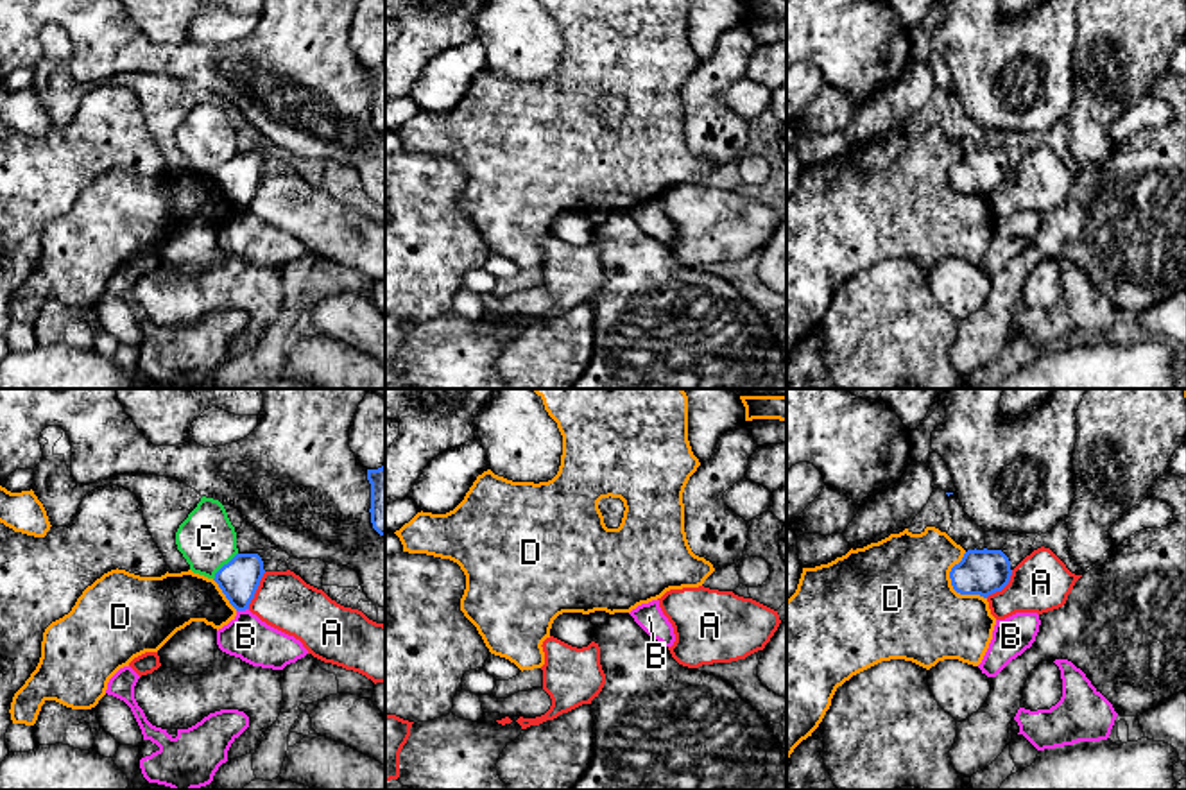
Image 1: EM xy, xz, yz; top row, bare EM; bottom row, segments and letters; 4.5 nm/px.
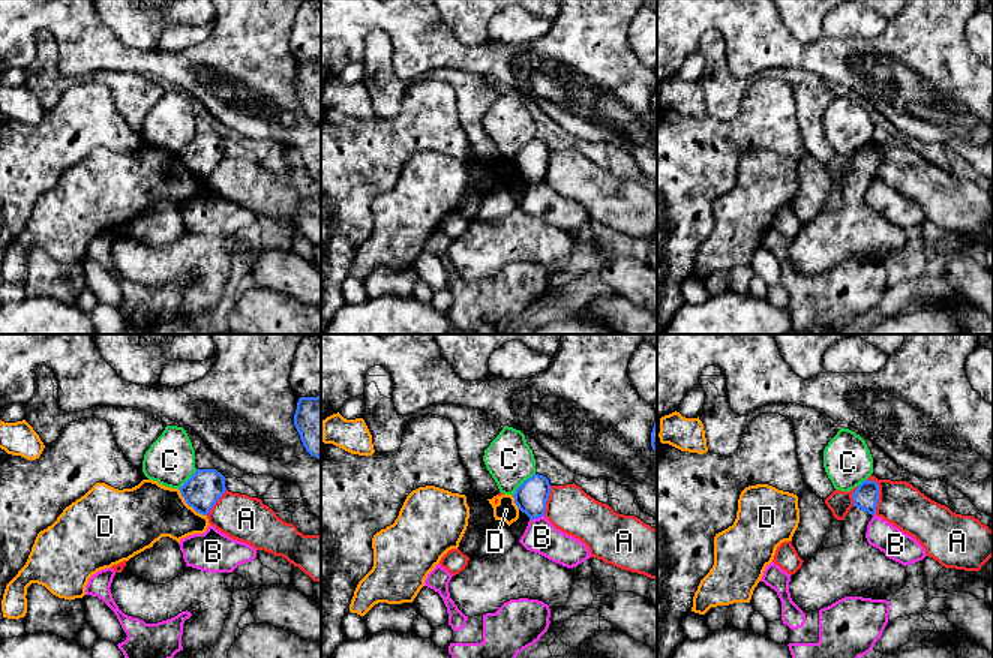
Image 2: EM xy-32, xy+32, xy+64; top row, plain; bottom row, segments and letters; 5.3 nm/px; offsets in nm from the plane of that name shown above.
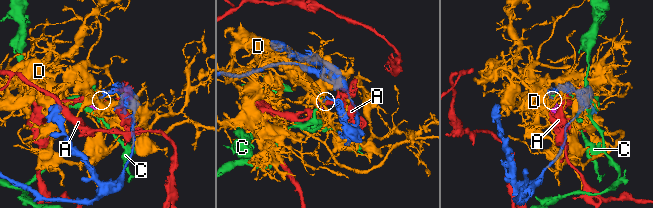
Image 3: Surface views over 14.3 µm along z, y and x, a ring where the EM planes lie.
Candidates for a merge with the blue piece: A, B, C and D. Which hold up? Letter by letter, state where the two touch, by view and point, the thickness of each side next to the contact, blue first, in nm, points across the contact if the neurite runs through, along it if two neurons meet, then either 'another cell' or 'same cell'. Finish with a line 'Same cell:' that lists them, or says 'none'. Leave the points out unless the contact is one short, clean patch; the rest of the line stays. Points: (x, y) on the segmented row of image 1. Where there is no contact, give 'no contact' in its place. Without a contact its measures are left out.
A: contact xy (257, 588); calibres 180 and 260 nm; another cell
B: contact xy (242, 609); calibres 180 and 200 nm; border xy (248, 608), (237, 611); another cell
C: contact xy (223, 566); calibres 180 and 260 nm; border xy (237, 552), (214, 579); another cell
D: contact yz (952, 584); calibres 200 and 500 nm; another cell
Same cell: none

